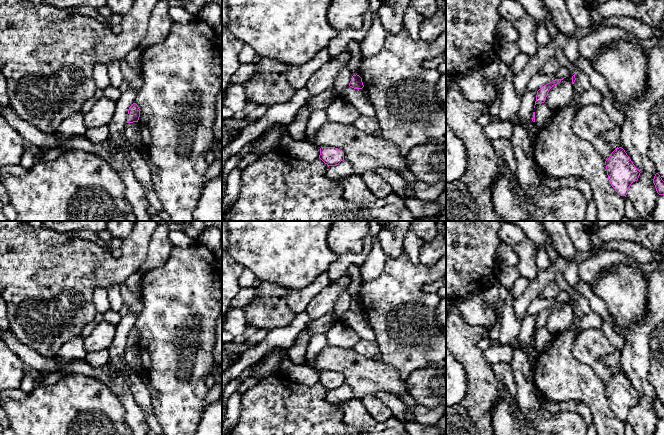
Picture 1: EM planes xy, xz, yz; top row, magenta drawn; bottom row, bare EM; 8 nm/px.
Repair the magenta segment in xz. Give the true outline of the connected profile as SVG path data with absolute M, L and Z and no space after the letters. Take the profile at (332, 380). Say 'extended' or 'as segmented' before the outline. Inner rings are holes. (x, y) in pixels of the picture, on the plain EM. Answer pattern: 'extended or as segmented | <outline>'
as segmented | M321 371L319 382L329 390L336 390L344 384L344 376L335 371Z

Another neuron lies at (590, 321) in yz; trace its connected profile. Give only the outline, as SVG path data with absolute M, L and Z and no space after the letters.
M594 312L585 315L578 323L578 328L582 330L586 329L602 329L603 320Z

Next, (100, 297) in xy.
M96 287L93 294L94 307L98 313L104 315L110 309L107 290L103 287Z

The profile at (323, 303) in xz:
M345 274L338 280L331 282L313 298L305 309L311 321L333 312L337 298L342 292L347 291L350 280L350 276Z

